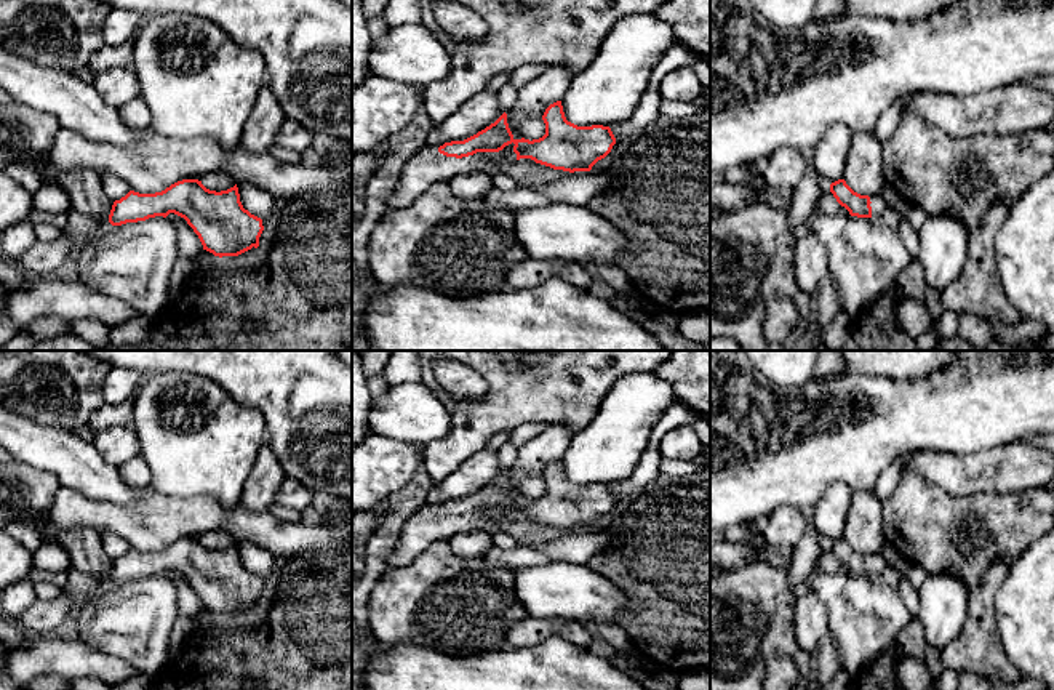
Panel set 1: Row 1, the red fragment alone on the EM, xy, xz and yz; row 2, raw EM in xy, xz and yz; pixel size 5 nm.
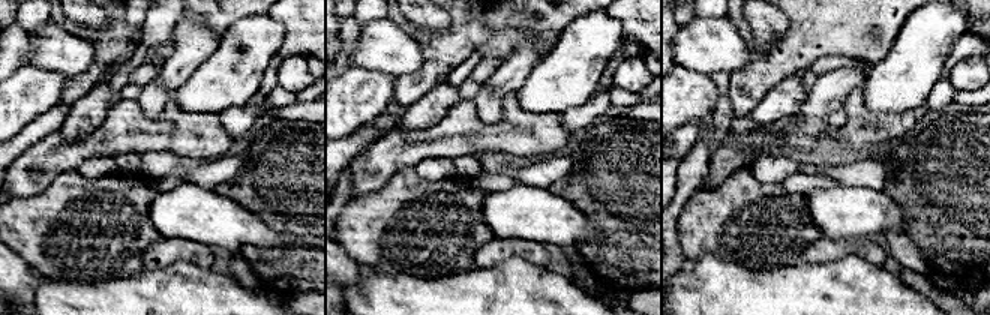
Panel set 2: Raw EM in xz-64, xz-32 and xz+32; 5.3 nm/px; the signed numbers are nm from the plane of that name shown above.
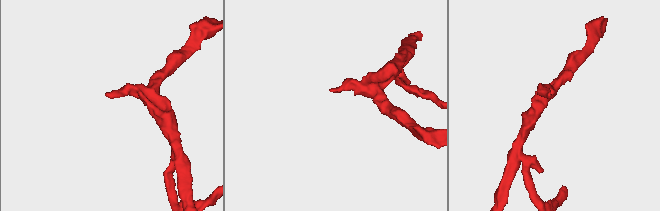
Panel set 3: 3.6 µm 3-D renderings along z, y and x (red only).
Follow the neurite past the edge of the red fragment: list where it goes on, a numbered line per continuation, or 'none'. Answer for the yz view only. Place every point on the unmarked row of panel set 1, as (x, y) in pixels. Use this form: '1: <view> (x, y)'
1: yz (878, 564)

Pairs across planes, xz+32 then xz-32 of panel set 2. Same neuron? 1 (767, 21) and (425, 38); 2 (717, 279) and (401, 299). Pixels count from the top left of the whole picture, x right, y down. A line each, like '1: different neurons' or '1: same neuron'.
1: different neurons
2: same neuron

